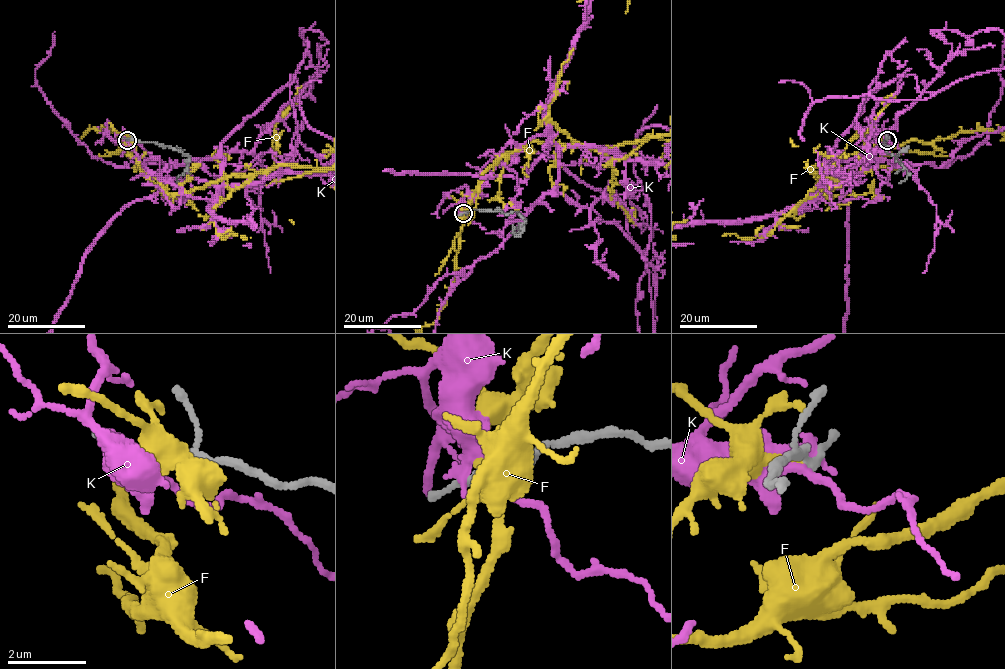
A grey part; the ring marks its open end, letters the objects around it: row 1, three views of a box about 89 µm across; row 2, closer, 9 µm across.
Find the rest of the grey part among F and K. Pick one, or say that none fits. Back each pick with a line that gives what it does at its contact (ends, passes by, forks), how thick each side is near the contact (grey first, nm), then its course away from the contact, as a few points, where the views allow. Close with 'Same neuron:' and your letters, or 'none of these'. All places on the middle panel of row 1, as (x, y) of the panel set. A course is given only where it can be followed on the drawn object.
F: it ends | 190/180 nm
Same neuron: F

